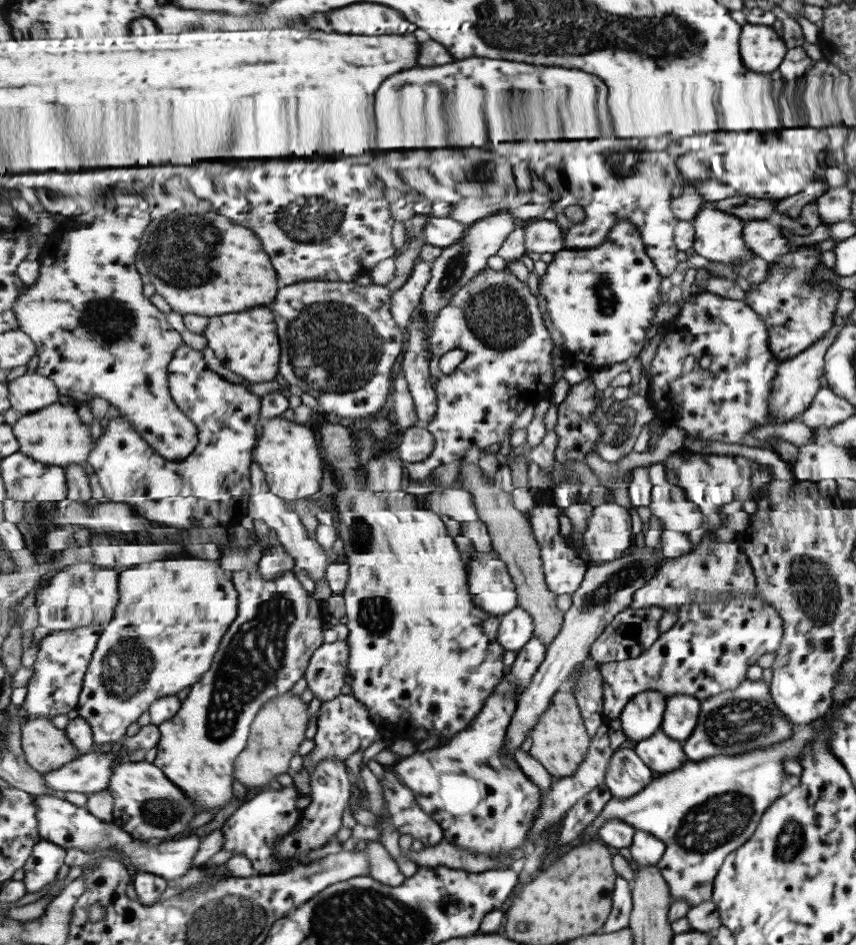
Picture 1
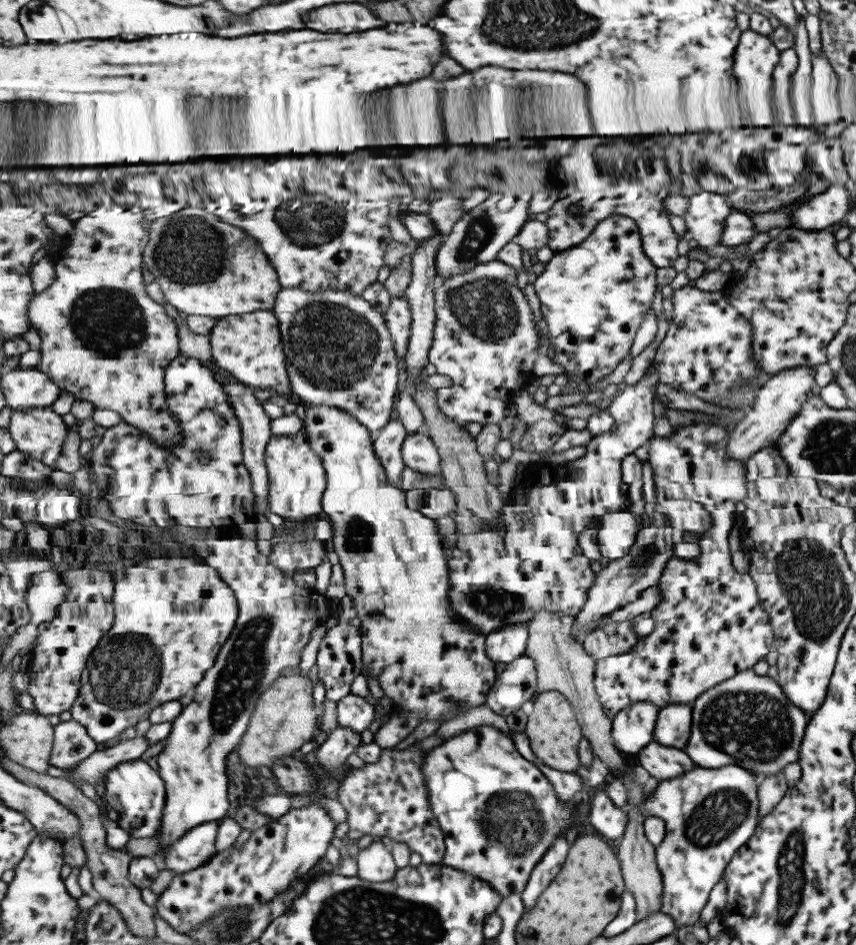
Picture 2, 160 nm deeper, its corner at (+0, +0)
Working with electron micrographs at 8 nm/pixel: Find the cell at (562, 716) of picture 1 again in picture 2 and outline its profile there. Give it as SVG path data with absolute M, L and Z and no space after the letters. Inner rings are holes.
M558 690L538 693L534 700L533 713L528 716L525 728L535 754L554 770L575 774L575 768L582 766L580 742L585 737L577 714L568 698Z

